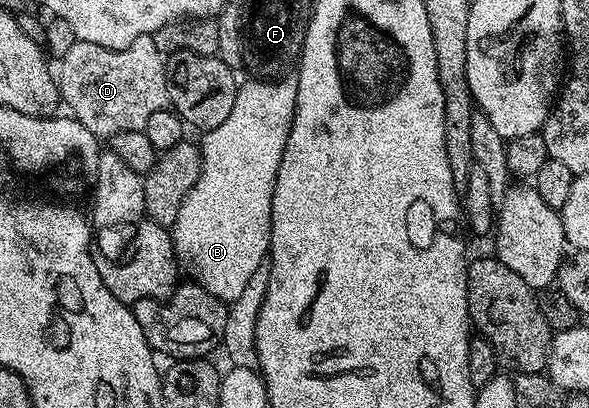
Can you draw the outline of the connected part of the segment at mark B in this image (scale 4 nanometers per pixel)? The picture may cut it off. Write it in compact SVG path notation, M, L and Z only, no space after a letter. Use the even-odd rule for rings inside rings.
M249 80L237 87L235 104L231 116L219 124L219 128L204 131L200 139L201 171L183 204L179 216L175 216L171 227L173 251L182 263L189 262L193 269L192 281L211 296L226 304L242 295L247 280L255 273L269 253L271 232L271 196L275 192L275 176L279 172L279 160L283 160L283 148L291 132L291 124L297 107L296 81Z

